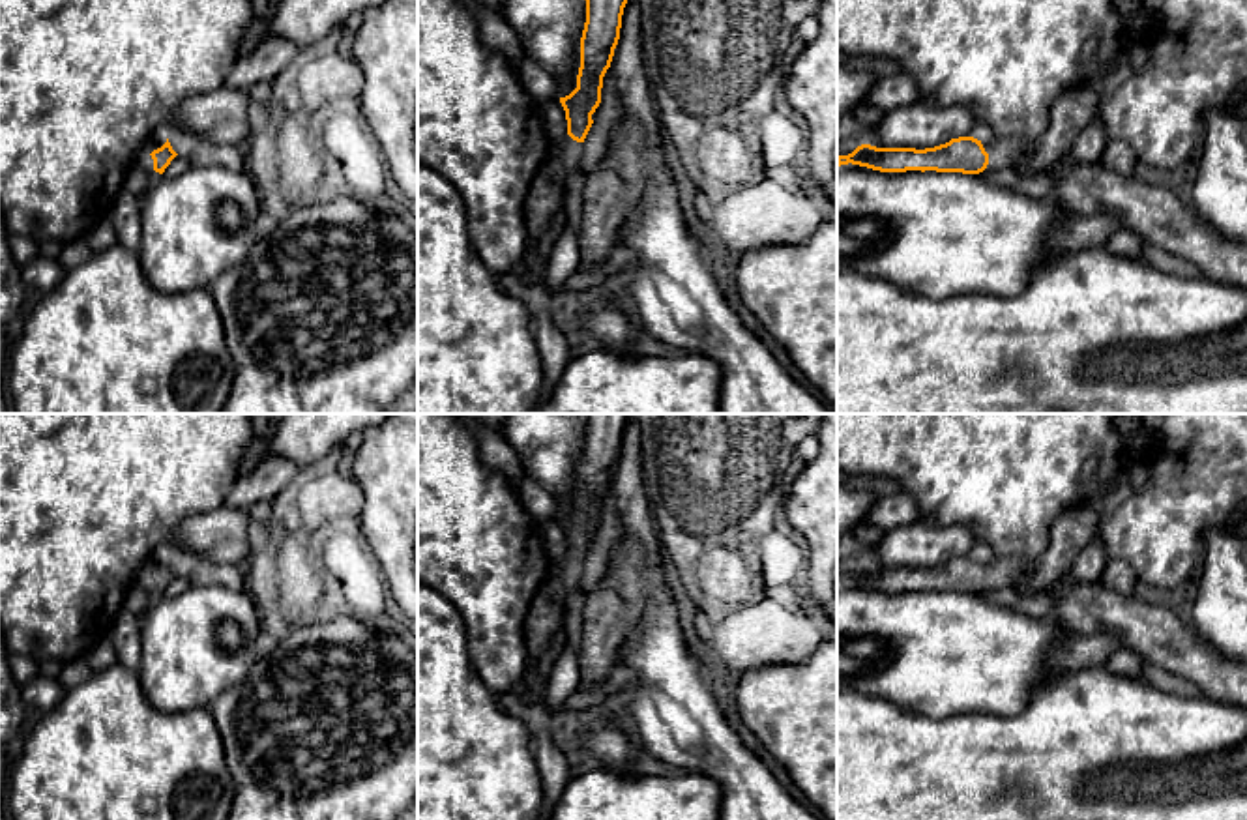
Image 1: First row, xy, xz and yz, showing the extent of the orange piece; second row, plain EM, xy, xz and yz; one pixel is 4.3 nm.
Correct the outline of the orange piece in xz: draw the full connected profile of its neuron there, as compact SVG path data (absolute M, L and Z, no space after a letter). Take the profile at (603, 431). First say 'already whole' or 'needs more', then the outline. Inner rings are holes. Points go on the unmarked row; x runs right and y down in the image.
needs more; M584 414L586 442L580 457L580 487L577 507L560 517L565 530L567 554L558 571L530 603L522 623L524 666L539 663L552 635L565 625L565 603L580 590L584 558L594 543L592 534L601 522L603 496L610 487L620 459L622 434L629 414Z

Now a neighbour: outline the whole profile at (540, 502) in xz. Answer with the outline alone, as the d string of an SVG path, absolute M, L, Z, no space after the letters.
M524 474L519 485L519 496L539 524L560 519L560 505L554 496L543 487L535 485L528 474Z

